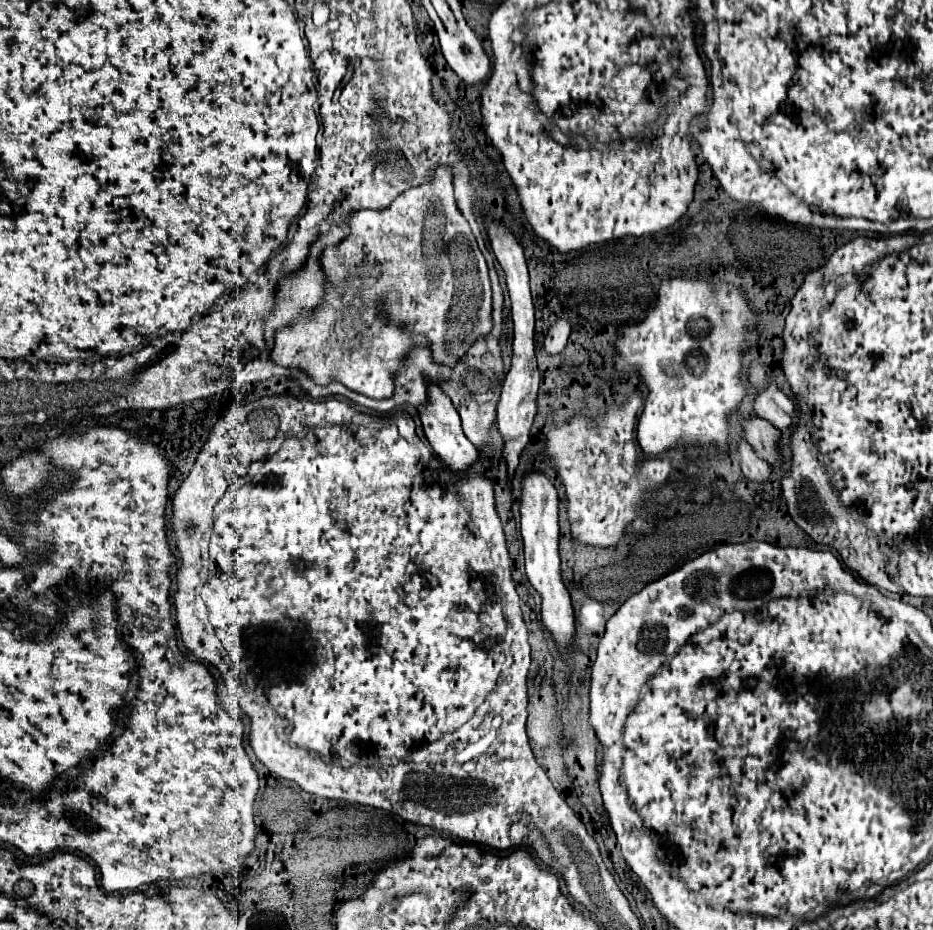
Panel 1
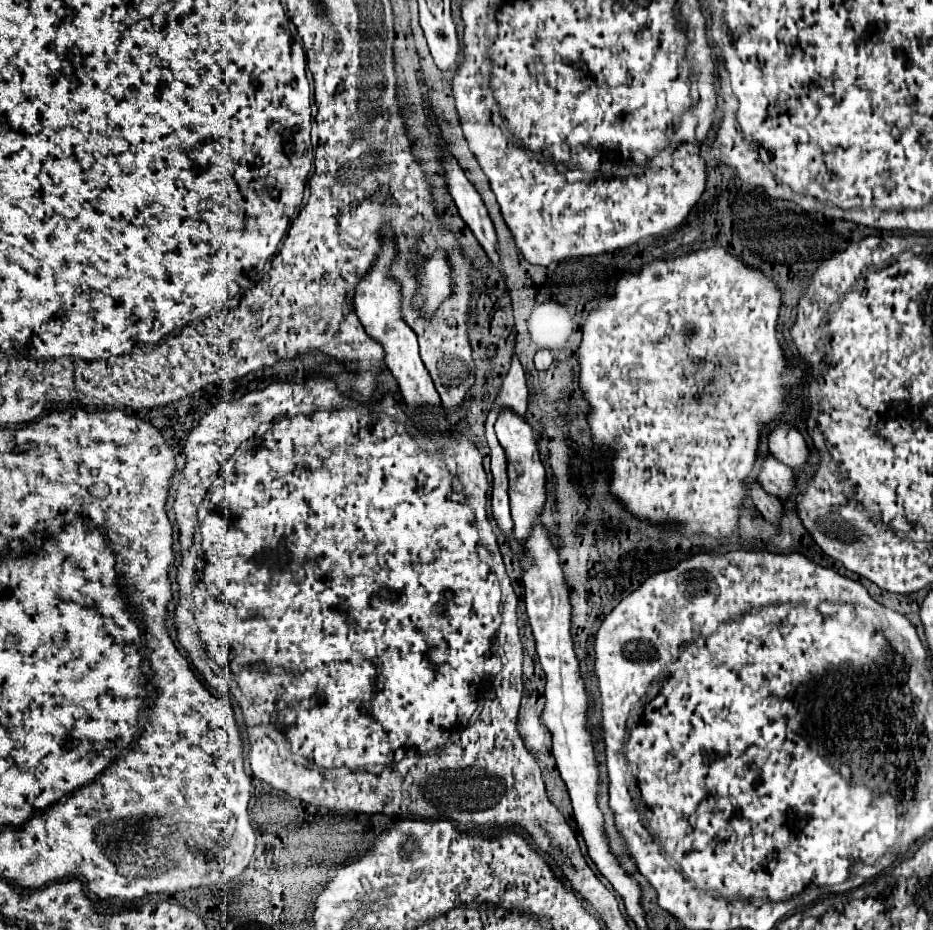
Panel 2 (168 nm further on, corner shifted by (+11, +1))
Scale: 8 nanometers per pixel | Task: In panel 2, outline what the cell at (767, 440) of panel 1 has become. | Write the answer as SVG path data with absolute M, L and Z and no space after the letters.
M772 455L764 459L758 481L766 489L768 495L778 497L780 501L786 501L792 495L792 489L796 485L794 471L790 467L786 467L784 463L776 461Z

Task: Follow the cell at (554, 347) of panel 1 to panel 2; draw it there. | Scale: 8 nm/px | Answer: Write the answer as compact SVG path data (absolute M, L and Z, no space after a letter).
M538 351L534 357L534 365L538 371L546 371L552 365L552 353L550 351Z

